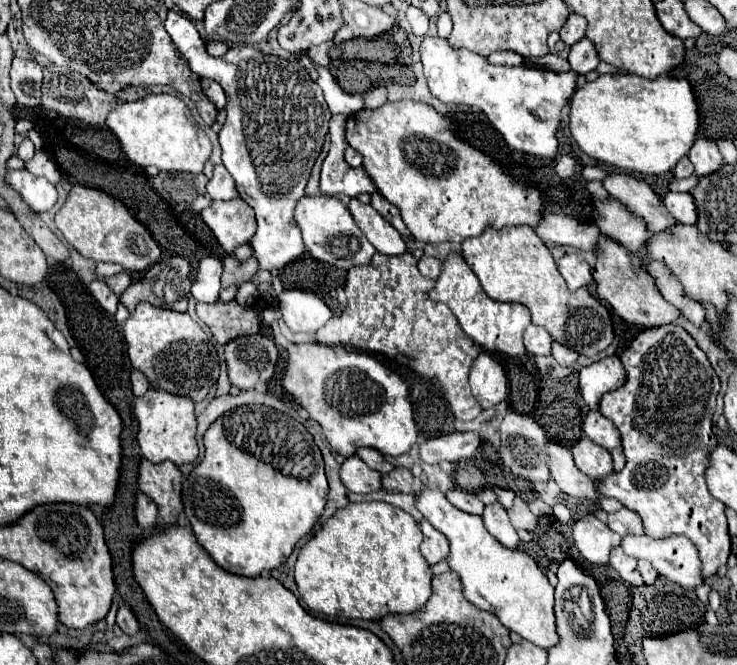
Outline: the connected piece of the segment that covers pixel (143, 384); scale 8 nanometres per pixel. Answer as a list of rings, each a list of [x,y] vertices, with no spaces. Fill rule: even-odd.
[[[138,369],[132,371],[132,375],[130,375],[130,383],[132,383],[132,393],[134,393],[136,397],[142,395],[142,393],[146,393],[146,389],[148,389],[148,381],[146,381],[146,377],[144,377]]]

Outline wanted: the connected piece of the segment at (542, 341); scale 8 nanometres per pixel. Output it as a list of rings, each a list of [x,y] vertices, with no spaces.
[[[530,325],[524,333],[524,345],[532,355],[550,355],[552,351],[552,337],[546,329]]]

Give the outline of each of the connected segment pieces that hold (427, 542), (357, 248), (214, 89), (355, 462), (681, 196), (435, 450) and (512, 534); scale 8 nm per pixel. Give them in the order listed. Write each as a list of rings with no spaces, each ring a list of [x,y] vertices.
[[[426,519],[420,521],[420,529],[424,533],[424,541],[420,545],[420,551],[422,551],[424,559],[428,561],[428,565],[444,561],[446,555],[448,555],[448,541],[446,541],[446,537],[440,531],[436,531]]]
[[[304,195],[294,209],[294,221],[302,231],[302,239],[304,239],[308,253],[314,259],[330,263],[338,269],[364,265],[376,253],[374,247],[366,241],[366,237],[358,229],[358,225],[354,223],[348,207],[334,197],[326,197],[326,195],[308,197],[308,195]]]
[[[204,79],[204,81],[202,81],[202,91],[208,95],[208,99],[210,99],[212,103],[216,103],[218,109],[224,107],[224,93],[222,93],[222,87],[220,87],[218,83],[214,83],[214,81],[210,81],[210,79]]]
[[[358,455],[348,457],[340,467],[340,479],[346,489],[352,493],[372,493],[378,491],[380,485],[380,473],[372,471]]]
[[[668,193],[664,197],[664,205],[668,213],[676,219],[680,225],[694,225],[696,213],[694,213],[694,201],[690,201],[690,193]]]
[[[450,433],[424,441],[418,455],[420,461],[428,465],[438,465],[440,461],[458,463],[462,459],[470,459],[480,443],[482,437],[478,433]]]
[[[500,503],[486,505],[482,517],[484,517],[484,525],[486,525],[486,529],[488,529],[490,535],[494,535],[504,547],[516,549],[516,545],[518,545],[518,533],[512,527],[506,509]]]

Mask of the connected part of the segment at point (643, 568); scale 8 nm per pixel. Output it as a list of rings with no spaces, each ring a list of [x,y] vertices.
[[[642,559],[638,561],[638,573],[642,575],[642,579],[644,579],[646,585],[652,585],[654,579],[656,579],[656,575],[658,575],[658,571],[648,561],[642,561]]]

